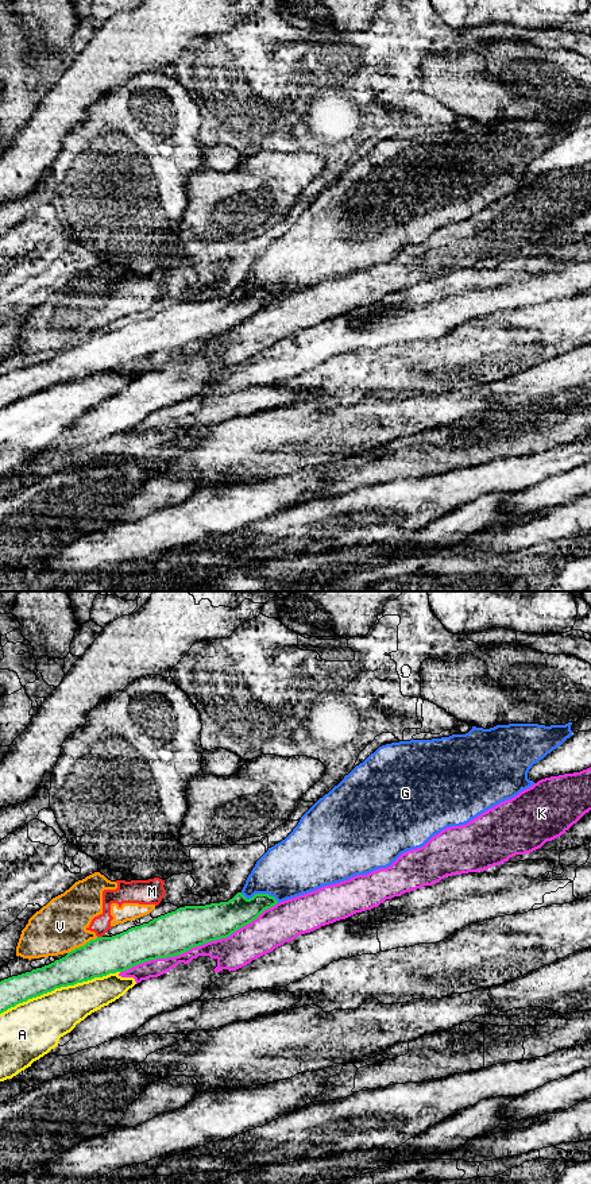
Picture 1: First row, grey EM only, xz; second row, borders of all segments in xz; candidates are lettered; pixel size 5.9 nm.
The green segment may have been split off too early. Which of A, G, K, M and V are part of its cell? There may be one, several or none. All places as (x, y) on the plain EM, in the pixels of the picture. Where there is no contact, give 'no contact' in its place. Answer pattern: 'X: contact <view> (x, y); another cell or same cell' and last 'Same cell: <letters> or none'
A: contact xz (60, 382); another cell
G: contact xz (259, 289); another cell
K: contact xz (199, 340); another cell
M: contact xz (100, 332); another cell
V: contact xz (84, 340); another cell
Same cell: none

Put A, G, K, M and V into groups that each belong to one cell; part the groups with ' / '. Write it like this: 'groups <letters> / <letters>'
groups A / G / K / M V

